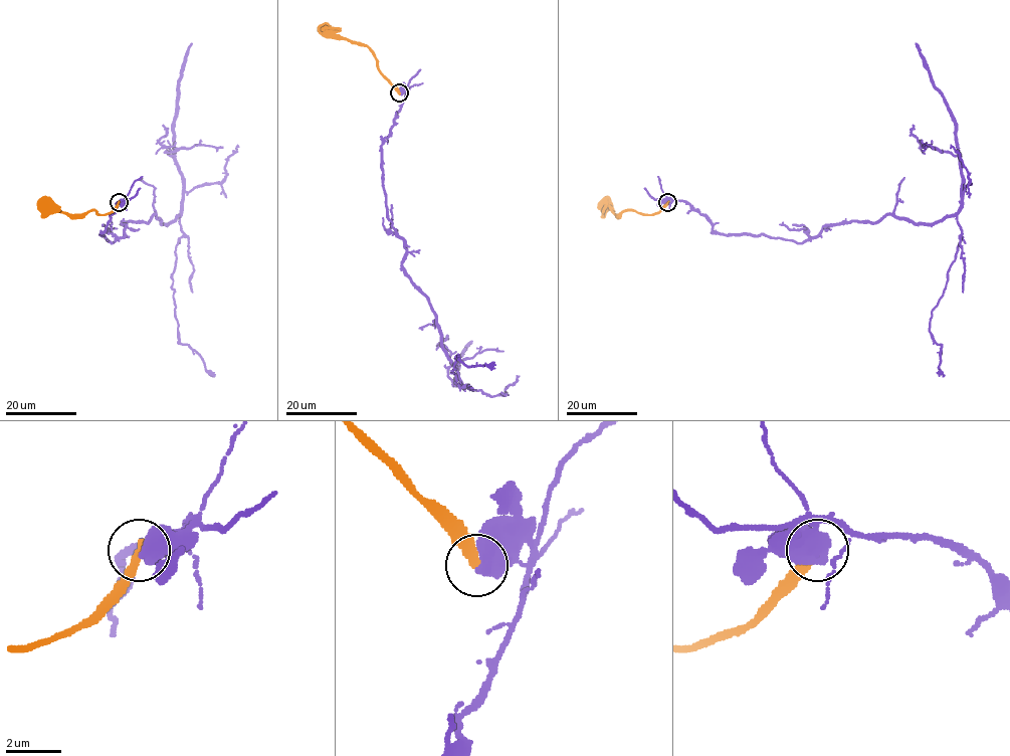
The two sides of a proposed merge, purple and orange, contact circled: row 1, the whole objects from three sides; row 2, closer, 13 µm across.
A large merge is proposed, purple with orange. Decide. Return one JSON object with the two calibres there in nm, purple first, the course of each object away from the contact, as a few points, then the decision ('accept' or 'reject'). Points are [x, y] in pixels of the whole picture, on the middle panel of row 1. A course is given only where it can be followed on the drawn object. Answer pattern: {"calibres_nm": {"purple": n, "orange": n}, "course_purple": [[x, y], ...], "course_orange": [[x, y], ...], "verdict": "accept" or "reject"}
{"calibres_nm": {"purple": 750, "orange": 280}, "course_purple": [[399, 93], [381, 146], [403, 271], [435, 313], [463, 387], [456, 383], [458, 355], [468, 366], [494, 368]], "course_orange": [[399, 92], [379, 69], [375, 54], [366, 45], [340, 38], [328, 26], [325, 28]], "verdict": "reject"}

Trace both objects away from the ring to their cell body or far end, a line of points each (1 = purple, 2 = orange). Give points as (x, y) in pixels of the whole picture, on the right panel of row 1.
1: (668, 202), (685, 201), (721, 234), (797, 242), (887, 214), (955, 216), (962, 237), (930, 323), (943, 376)
2: (667, 202), (652, 214), (629, 210), (616, 214), (609, 206), (601, 206), (603, 204)

